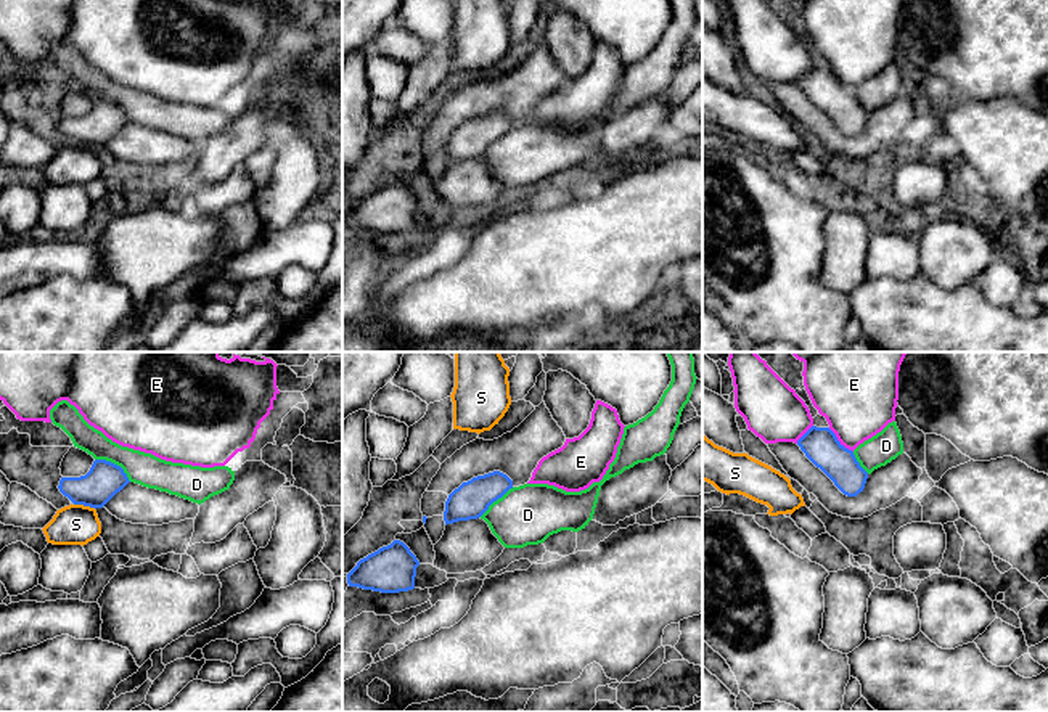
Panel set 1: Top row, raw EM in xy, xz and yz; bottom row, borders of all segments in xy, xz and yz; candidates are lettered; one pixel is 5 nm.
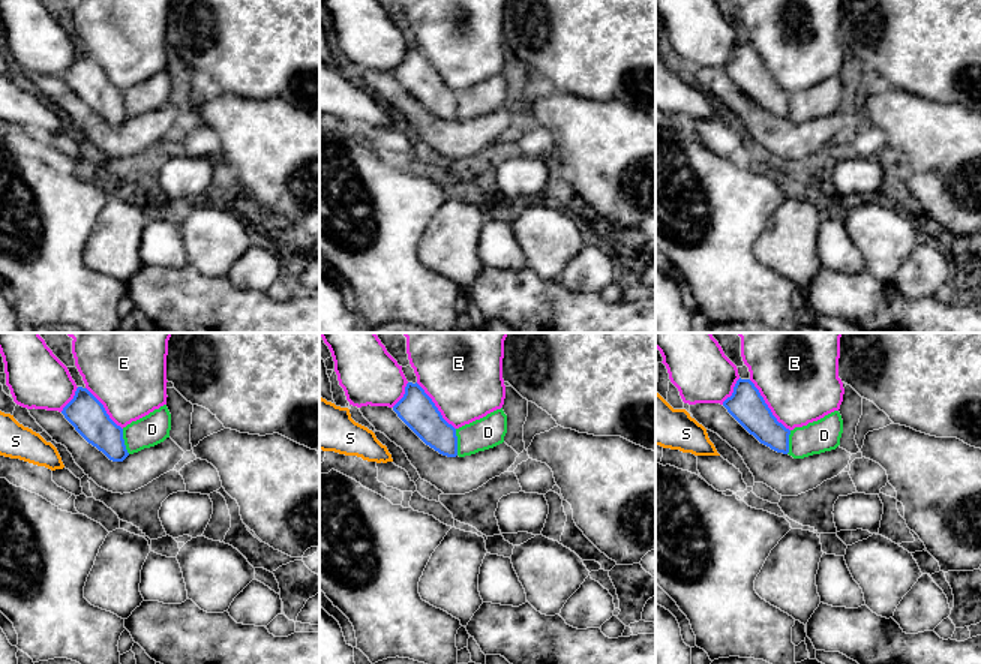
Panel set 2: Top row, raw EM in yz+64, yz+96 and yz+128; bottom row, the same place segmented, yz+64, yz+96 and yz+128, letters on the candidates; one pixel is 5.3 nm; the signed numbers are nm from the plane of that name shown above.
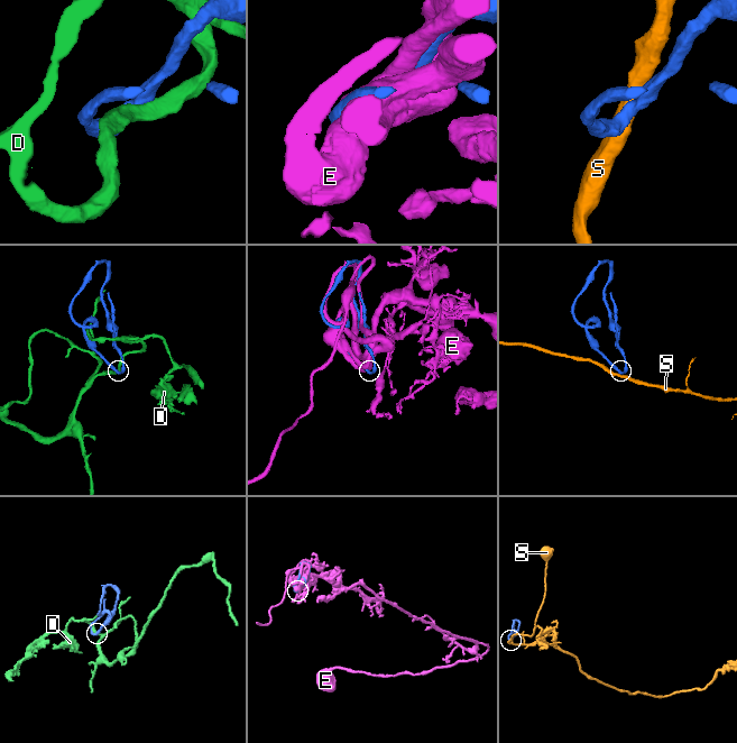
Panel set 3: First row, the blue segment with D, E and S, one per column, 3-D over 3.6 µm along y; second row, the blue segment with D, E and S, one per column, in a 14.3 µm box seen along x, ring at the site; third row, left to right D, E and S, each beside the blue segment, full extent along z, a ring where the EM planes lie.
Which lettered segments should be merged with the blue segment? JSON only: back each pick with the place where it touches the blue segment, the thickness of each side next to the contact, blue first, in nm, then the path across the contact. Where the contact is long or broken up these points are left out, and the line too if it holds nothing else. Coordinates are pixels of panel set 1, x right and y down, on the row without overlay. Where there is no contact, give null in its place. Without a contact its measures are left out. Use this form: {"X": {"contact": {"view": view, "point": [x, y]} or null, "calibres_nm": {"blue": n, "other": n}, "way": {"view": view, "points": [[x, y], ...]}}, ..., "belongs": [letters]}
{"D": {"contact": {"view": "xy", "point": [113, 103]}, "calibres_nm": {"blue": 180, "other": 160}}, "belongs": ["D"]}

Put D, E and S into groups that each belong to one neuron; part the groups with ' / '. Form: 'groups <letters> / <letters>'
groups D / E / S

